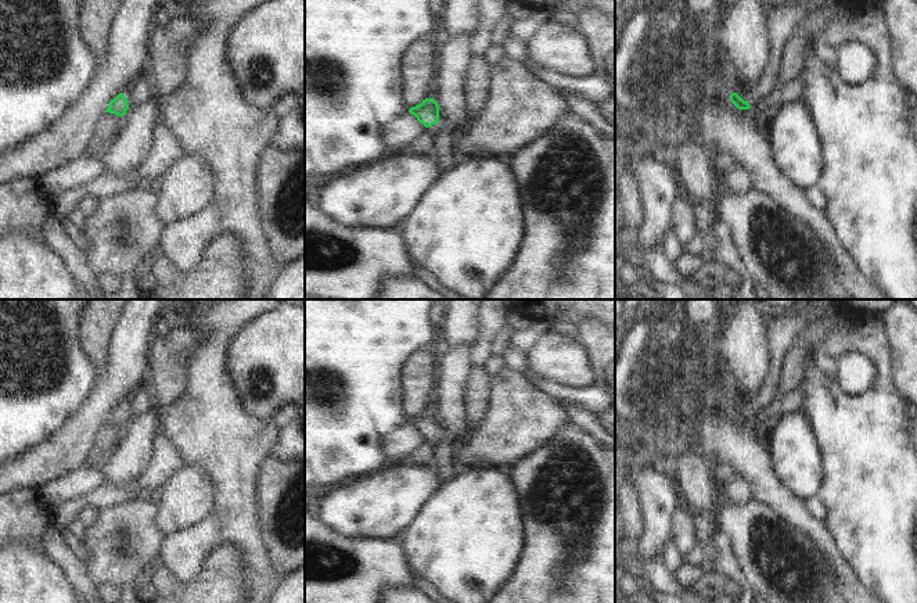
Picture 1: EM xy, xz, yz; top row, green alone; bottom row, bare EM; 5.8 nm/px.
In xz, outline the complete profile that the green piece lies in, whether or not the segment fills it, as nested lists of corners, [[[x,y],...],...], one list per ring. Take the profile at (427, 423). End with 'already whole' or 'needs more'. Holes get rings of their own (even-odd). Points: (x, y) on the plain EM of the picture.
[[[434,409],[422,410],[421,414],[411,417],[409,423],[427,438],[431,448],[442,439],[439,434],[439,416]]]; needs more

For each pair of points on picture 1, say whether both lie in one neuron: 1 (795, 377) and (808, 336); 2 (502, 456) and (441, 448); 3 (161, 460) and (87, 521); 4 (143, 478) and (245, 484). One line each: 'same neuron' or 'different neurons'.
1: same neuron
2: different neurons
3: different neurons
4: different neurons

